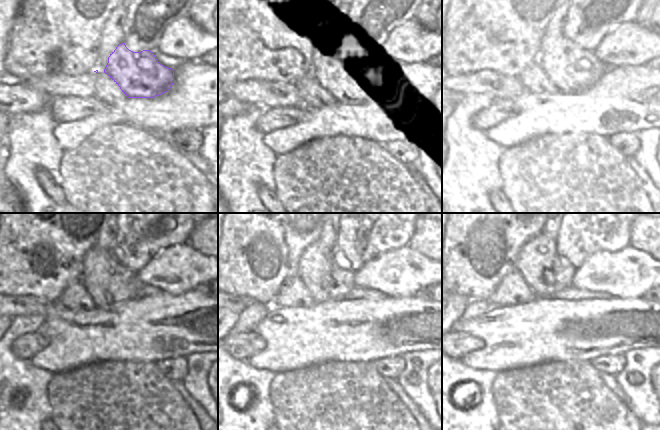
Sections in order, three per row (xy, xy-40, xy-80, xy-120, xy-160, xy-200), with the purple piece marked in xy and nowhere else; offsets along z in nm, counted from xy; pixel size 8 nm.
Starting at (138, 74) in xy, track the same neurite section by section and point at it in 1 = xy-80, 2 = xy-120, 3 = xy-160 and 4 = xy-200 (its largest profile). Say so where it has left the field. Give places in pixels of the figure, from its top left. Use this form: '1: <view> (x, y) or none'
1: xy-80 (571, 69)
2: xy-120 (108, 282)
3: xy-160 (327, 278)
4: xy-200 (542, 267)

